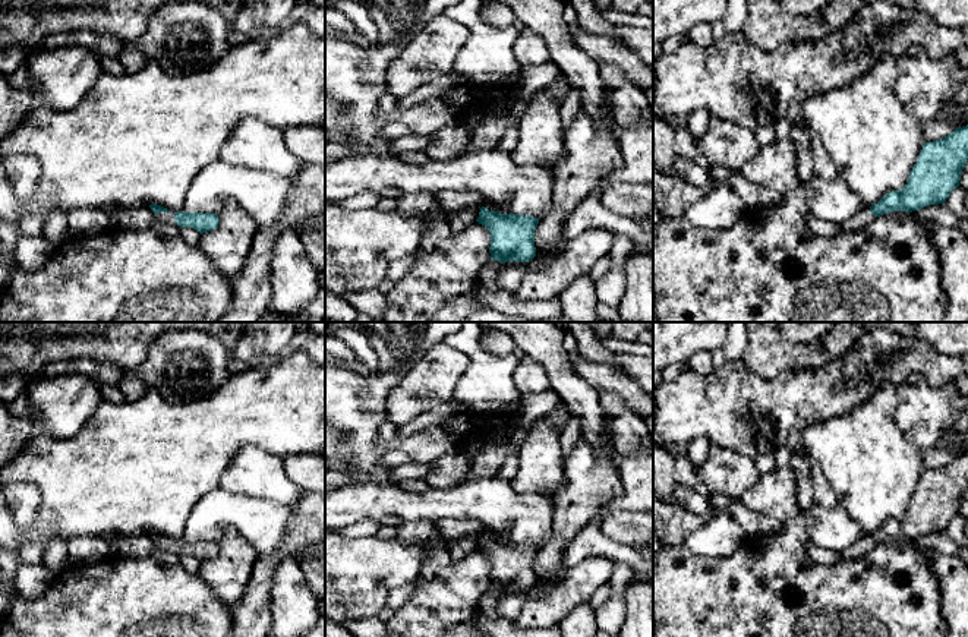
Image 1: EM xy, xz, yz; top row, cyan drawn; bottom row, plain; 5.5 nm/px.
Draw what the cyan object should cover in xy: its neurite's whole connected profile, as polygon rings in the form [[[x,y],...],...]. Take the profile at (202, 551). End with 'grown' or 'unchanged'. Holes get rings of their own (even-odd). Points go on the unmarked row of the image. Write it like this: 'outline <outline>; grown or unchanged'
outline [[[157,532],[149,533],[149,536],[154,540],[154,546],[158,548],[160,551],[170,551],[177,554],[179,556],[192,555],[201,562],[215,558],[220,552],[218,542],[183,540],[183,539],[176,540]]]; grown

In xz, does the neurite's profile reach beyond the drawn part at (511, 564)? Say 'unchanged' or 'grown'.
grown

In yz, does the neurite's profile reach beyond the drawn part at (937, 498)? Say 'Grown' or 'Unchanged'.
Grown

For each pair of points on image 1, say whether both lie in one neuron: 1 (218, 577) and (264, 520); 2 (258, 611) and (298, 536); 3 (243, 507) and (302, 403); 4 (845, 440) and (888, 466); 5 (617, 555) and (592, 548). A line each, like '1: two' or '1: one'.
1: two
2: one
3: two
4: one
5: one

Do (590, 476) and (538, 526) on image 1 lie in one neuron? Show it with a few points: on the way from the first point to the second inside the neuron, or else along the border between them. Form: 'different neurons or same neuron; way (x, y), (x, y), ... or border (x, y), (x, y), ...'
different neurons; border (552, 500), (552, 529), (544, 544)

